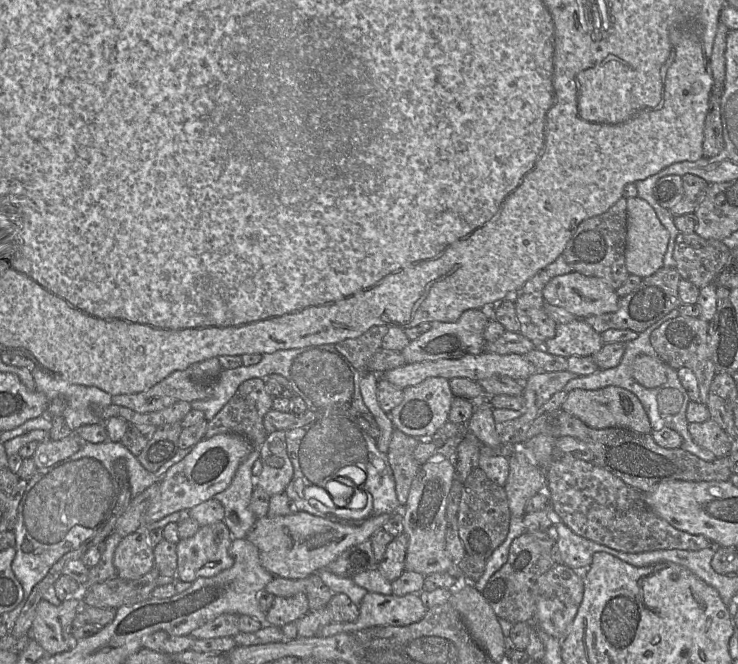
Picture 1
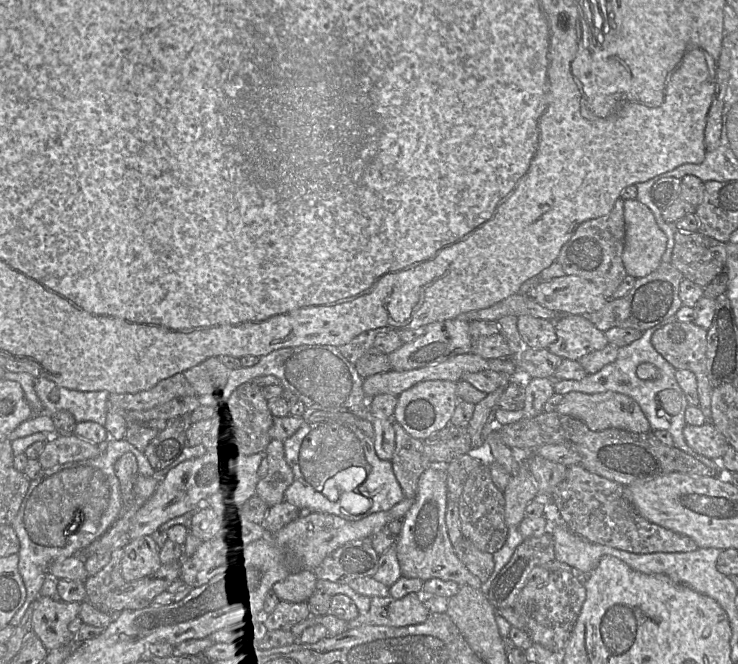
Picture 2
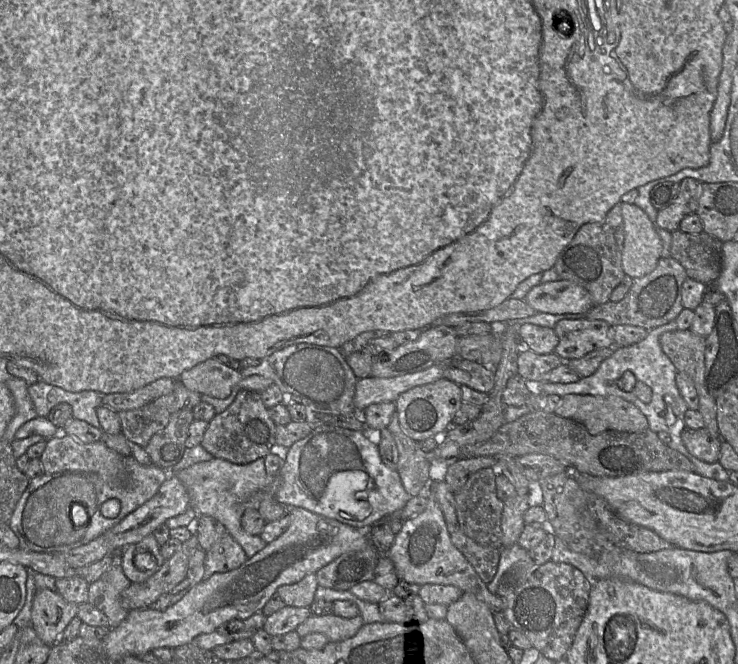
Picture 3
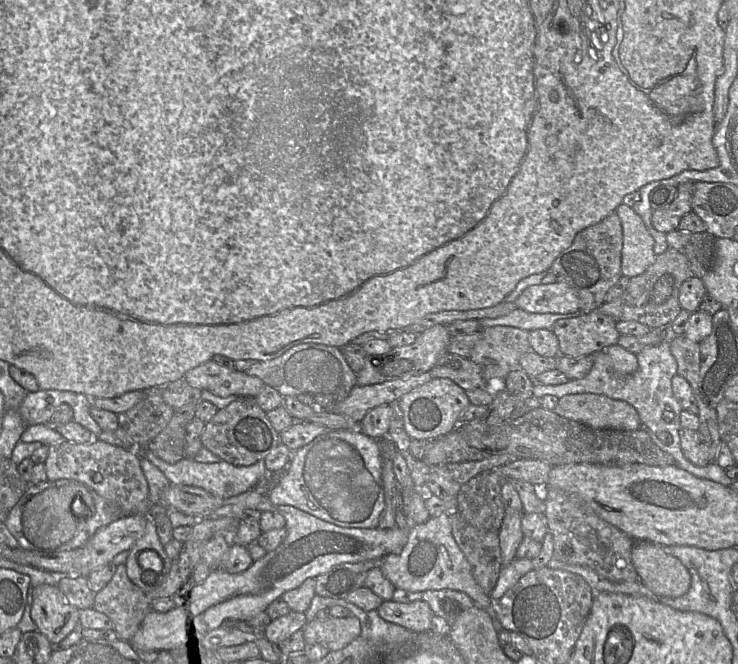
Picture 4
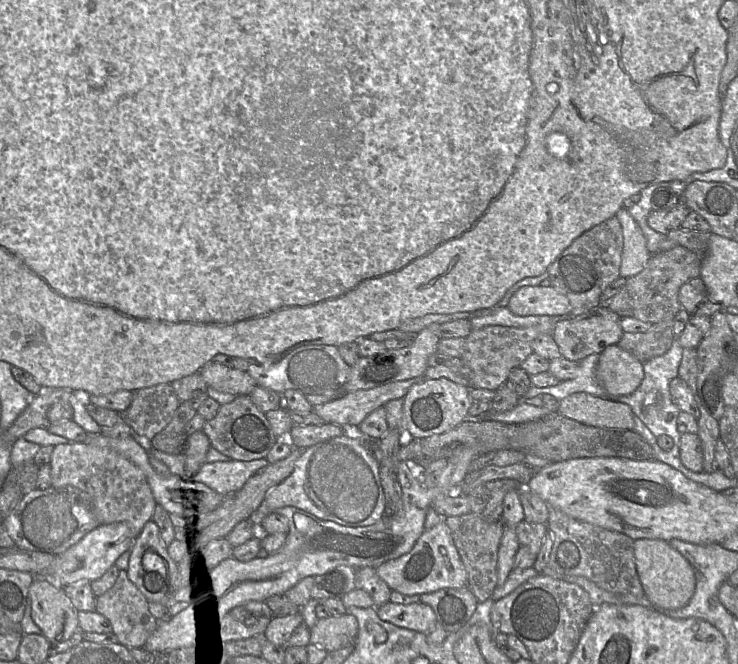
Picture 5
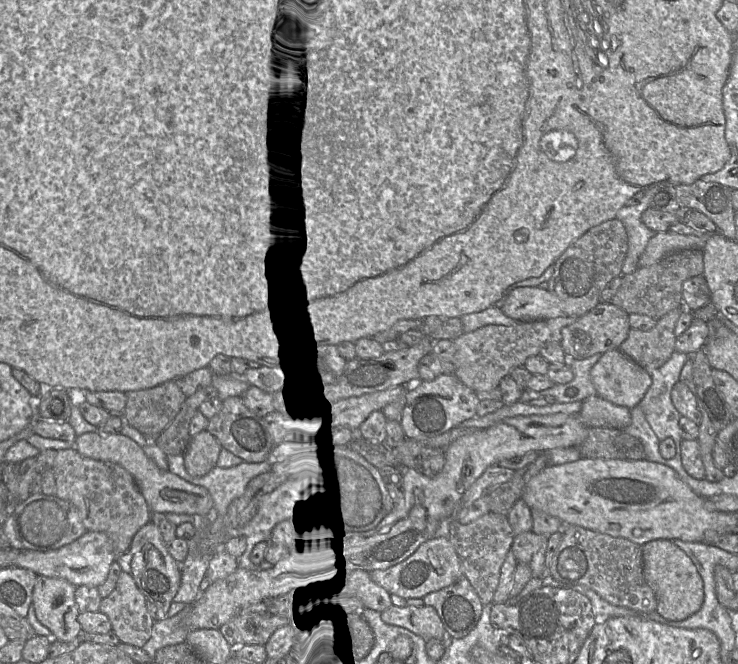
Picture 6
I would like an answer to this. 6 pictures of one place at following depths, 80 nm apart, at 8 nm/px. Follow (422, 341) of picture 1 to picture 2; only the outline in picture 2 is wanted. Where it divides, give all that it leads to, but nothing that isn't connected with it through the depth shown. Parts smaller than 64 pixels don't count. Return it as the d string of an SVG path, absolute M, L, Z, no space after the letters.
M460 318L437 321L425 326L425 332L420 337L403 343L397 350L388 354L388 359L391 370L406 371L422 368L471 352L472 342L468 321Z

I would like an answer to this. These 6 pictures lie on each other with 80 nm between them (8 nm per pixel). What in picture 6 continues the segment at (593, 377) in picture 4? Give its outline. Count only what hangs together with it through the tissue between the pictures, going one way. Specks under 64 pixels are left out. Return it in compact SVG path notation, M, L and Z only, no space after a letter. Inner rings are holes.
M674 351L670 359L650 373L652 384L638 406L660 441L672 438L677 446L683 440L679 419L681 414L671 399L673 386L680 380L681 370L690 355ZM600 353L594 354L583 360L568 359L567 364L574 373L572 381L566 384L554 384L553 387L542 391L526 389L523 391L520 401L528 403L530 400L551 395L558 403L573 403L582 402L590 396L597 395L590 371L601 355Z

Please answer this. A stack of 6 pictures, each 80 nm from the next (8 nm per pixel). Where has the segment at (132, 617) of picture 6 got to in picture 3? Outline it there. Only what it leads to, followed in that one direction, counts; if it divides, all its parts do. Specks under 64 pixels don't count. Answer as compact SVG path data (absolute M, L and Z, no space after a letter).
M118 553L112 556L112 563L107 571L89 584L88 602L107 616L110 629L117 627L129 613L123 606L121 594L130 584L123 572L122 555Z

